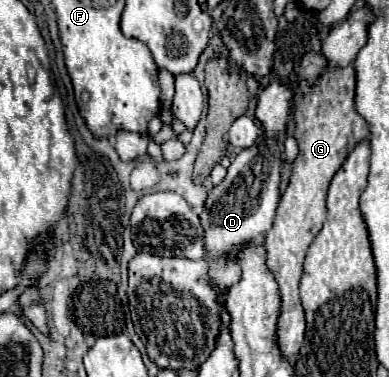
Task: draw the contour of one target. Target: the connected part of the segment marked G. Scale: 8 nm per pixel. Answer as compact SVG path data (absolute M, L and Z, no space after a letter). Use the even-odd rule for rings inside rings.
M309 53L301 61L299 85L295 93L295 131L299 157L293 163L291 179L281 195L273 229L265 235L263 247L267 251L267 269L273 273L281 293L281 313L277 341L283 357L297 353L305 337L305 313L299 299L299 281L303 275L305 253L325 223L327 187L339 171L353 147L369 137L369 125L353 107L355 97L355 69L329 69L321 53Z

